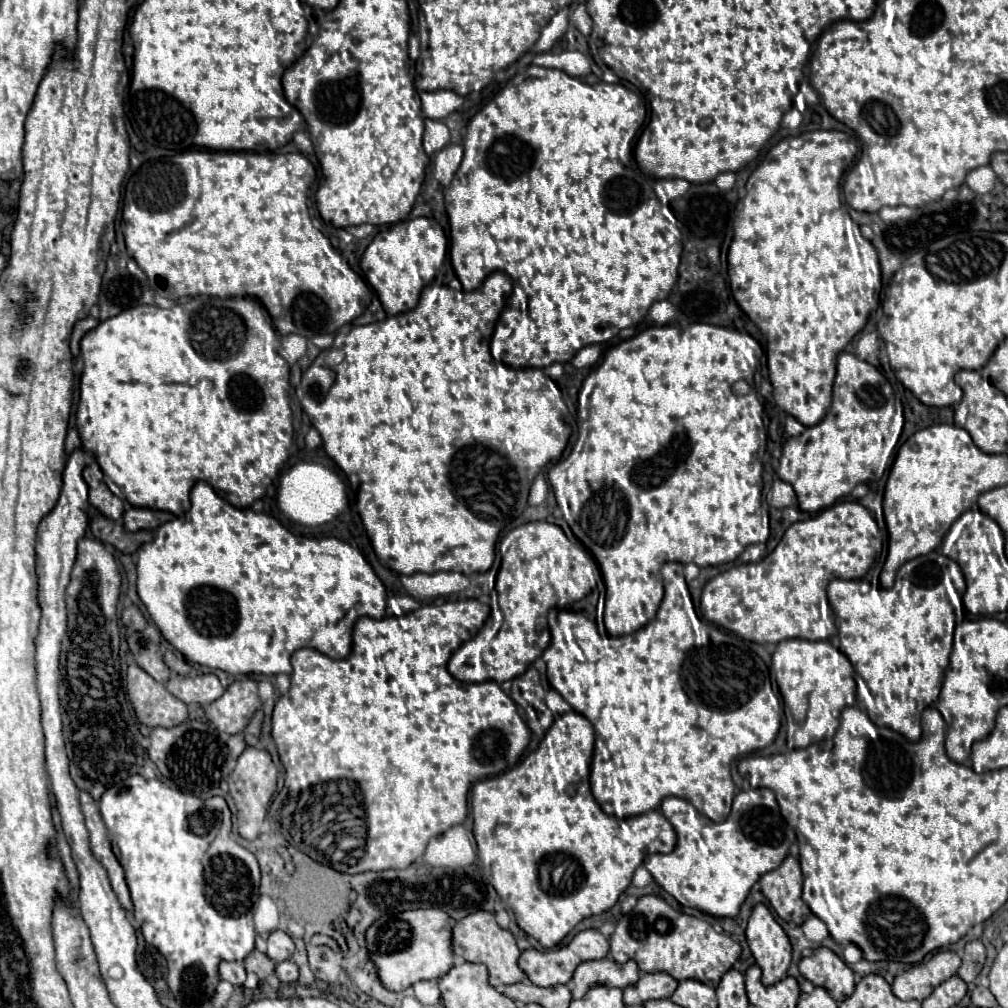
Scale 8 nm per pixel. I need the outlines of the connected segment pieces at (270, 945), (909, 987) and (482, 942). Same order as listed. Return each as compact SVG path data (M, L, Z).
M273 931L269 935L269 939L267 939L267 955L275 963L291 959L293 951L295 951L295 943L293 943L293 939L285 931Z
M939 951L931 959L917 963L903 971L901 975L895 977L893 981L893 993L907 1001L907 999L917 999L923 1001L931 991L953 977L961 965L961 959L955 951Z
M475 911L463 919L459 919L453 927L453 937L451 937L451 949L457 957L471 961L471 963L483 963L489 969L489 983L495 989L501 989L511 983L519 983L525 979L525 973L519 969L517 959L519 959L519 949L515 945L515 937L511 931L505 931L497 925L495 915L489 911Z

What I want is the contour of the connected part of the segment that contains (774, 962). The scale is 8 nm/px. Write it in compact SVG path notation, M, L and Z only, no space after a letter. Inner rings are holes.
M763 903L753 907L745 935L749 949L763 971L761 981L765 985L781 981L787 975L787 967L791 963L791 943Z

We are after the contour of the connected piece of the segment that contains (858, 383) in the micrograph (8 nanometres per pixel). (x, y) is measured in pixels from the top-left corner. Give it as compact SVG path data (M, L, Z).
M847 351L841 353L837 359L832 405L825 419L807 427L799 437L791 437L783 445L777 467L779 479L771 489L771 507L791 507L797 505L799 499L801 511L817 513L849 495L855 485L881 479L897 447L904 423L902 402L893 399L891 385L885 377L857 355Z

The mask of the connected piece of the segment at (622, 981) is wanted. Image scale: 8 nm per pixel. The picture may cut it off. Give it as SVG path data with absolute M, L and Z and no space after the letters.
M599 959L599 961L585 961L581 963L571 979L571 995L573 999L581 999L587 989L595 985L607 985L607 987L627 987L633 985L639 979L639 967L635 961L627 961L625 965L619 965L611 959Z

